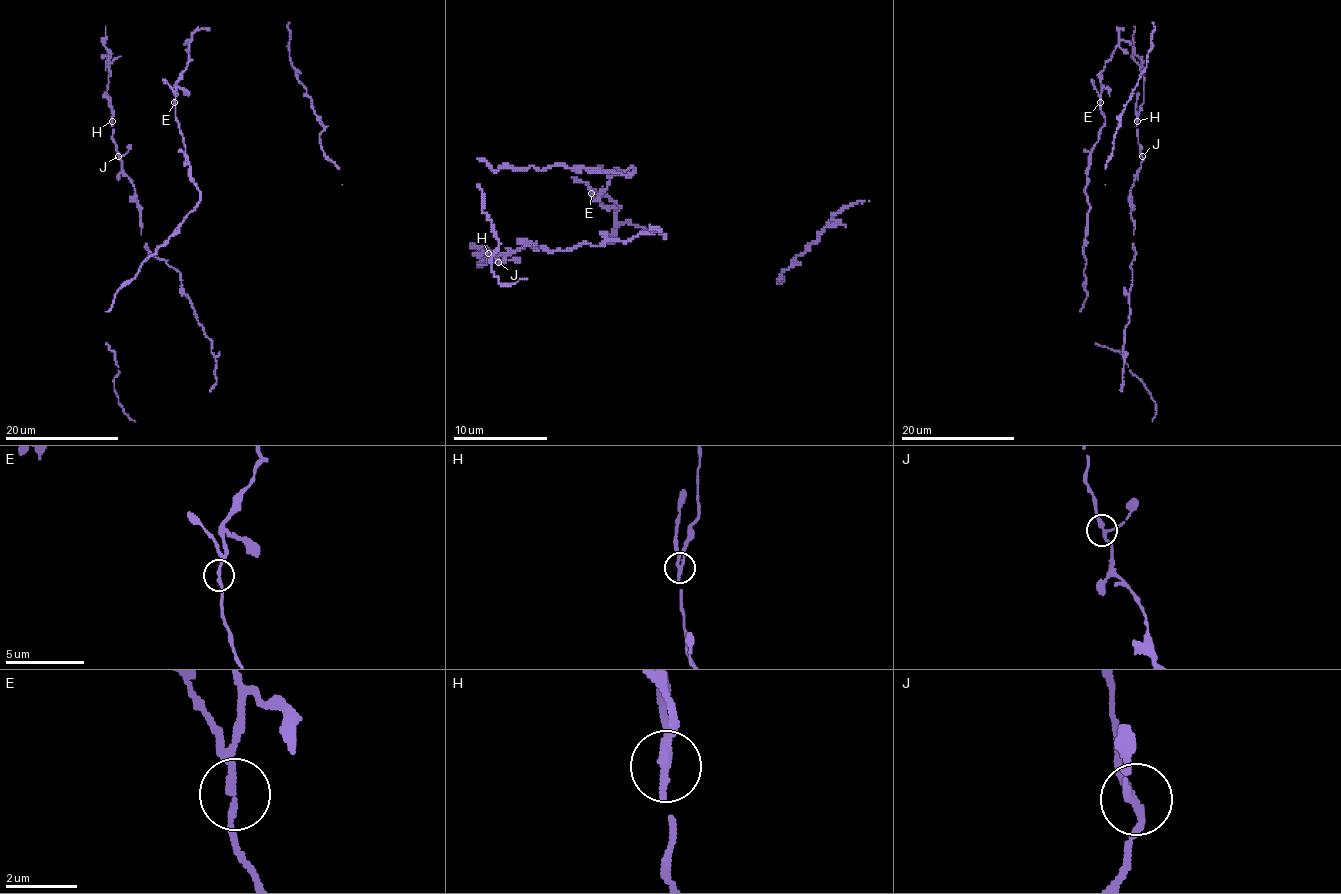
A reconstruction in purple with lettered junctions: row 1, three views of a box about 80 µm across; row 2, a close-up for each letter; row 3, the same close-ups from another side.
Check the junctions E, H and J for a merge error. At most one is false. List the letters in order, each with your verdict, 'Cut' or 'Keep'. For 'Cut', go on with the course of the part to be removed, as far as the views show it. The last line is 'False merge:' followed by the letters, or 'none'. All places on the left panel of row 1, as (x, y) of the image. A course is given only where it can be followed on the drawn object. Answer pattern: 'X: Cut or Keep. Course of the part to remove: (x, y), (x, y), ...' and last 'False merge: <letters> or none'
E: Keep
H: Cut. Course of the part to remove: (112, 120), (111, 97), (107, 93), (110, 50), (104, 45), (105, 26)
J: Keep
False merge: H

